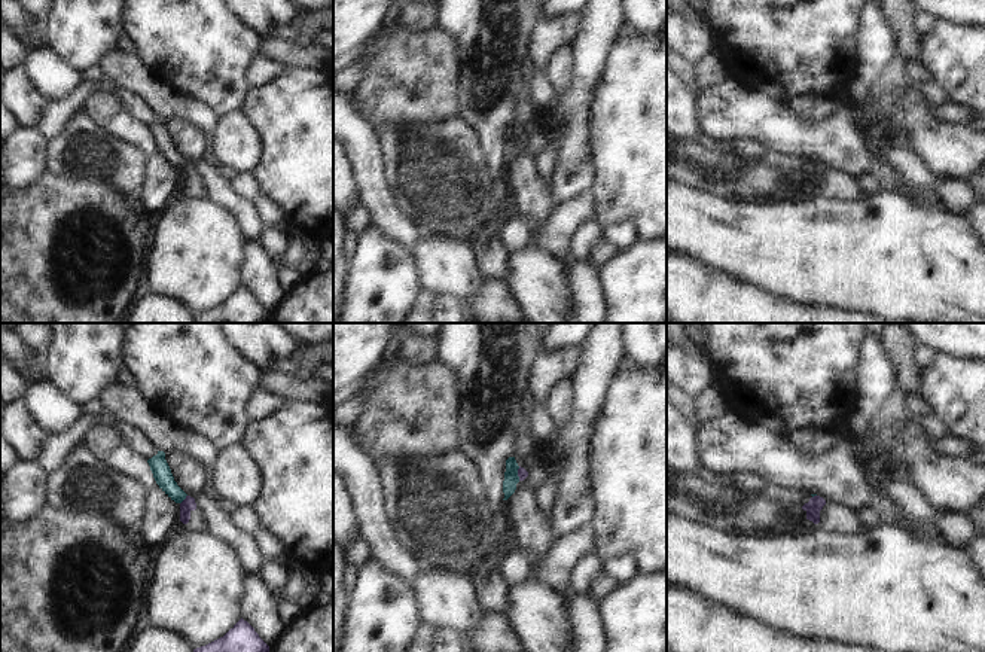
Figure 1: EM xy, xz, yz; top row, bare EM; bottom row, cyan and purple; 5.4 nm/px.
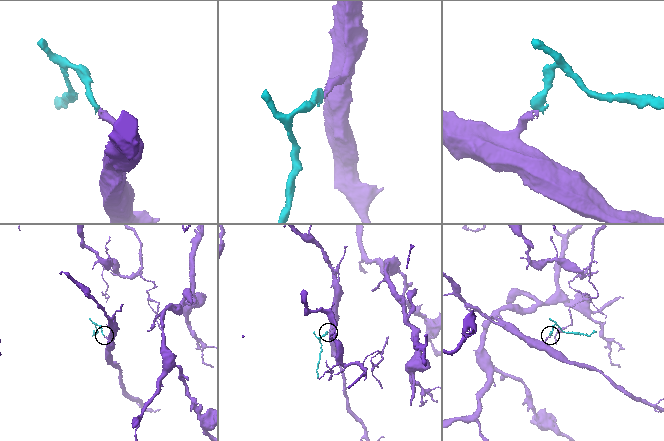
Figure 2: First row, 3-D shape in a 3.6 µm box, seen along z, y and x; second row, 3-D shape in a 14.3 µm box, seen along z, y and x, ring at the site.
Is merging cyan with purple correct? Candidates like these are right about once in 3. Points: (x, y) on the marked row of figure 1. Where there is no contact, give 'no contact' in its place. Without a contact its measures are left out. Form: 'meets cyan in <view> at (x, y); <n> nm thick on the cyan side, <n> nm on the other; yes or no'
meets cyan in xy at (185, 497); 100 nm thick on the cyan side, 70 nm on the other; yes

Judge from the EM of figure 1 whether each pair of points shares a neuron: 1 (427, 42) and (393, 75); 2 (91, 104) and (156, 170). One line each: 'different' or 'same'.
1: same
2: same

